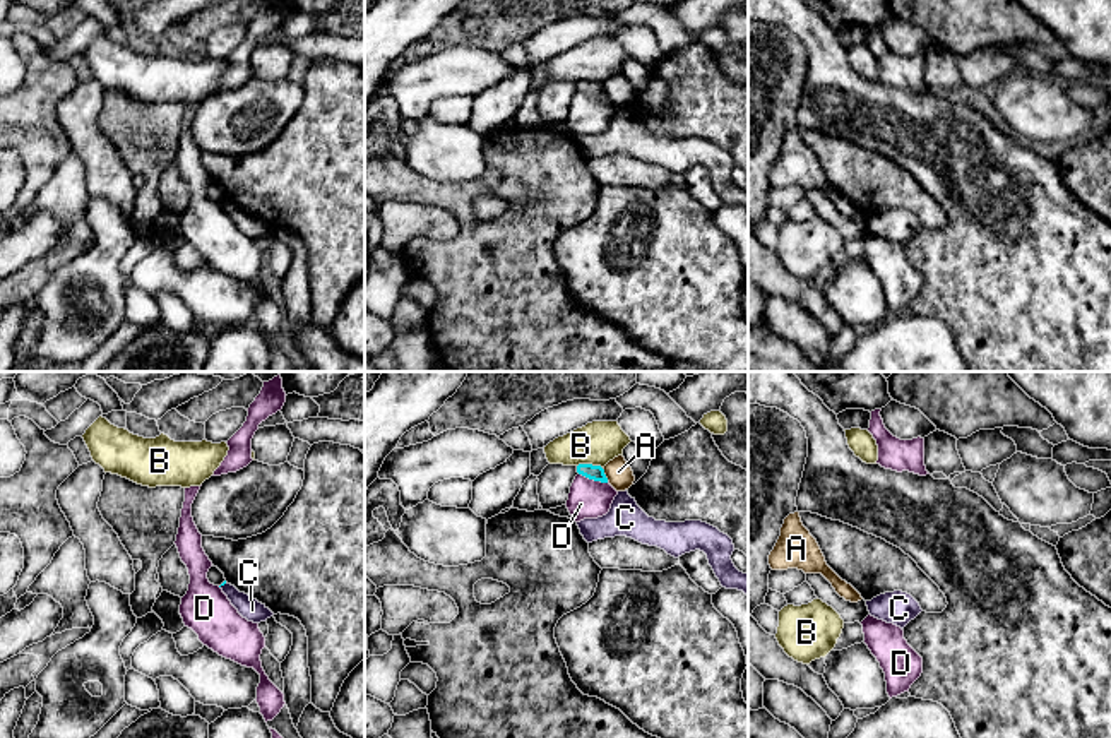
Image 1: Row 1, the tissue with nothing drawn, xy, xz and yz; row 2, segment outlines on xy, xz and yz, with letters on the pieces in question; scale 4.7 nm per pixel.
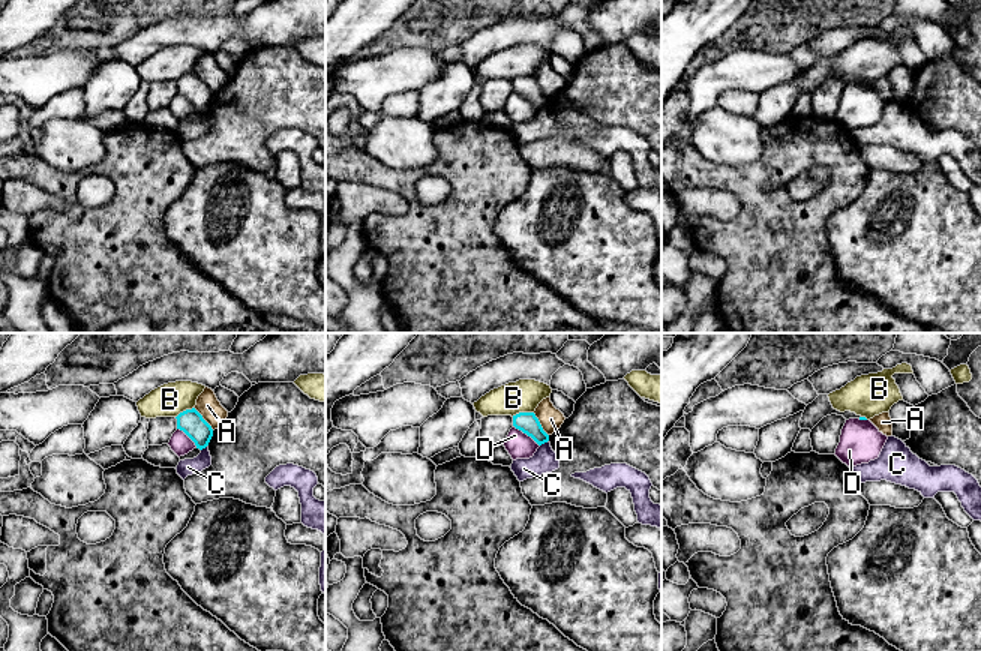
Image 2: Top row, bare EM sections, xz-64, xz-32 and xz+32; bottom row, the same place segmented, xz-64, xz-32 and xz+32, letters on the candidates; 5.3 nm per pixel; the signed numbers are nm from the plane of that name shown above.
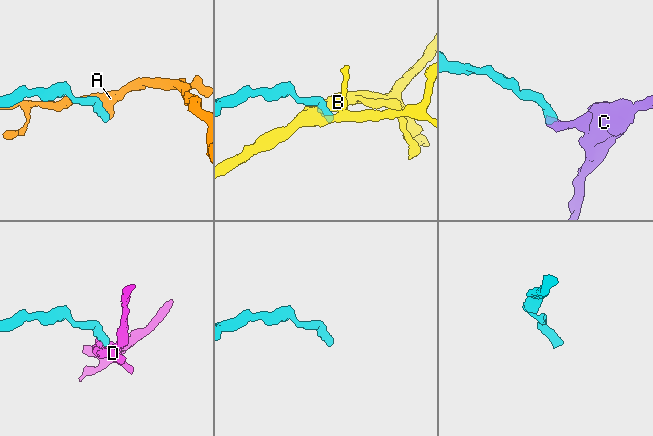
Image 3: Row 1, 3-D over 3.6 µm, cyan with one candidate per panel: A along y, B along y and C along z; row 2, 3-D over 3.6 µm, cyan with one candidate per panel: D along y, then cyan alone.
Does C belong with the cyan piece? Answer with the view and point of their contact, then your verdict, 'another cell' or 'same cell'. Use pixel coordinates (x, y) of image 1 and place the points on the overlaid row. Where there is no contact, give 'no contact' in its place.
xy (223, 584) | another cell

